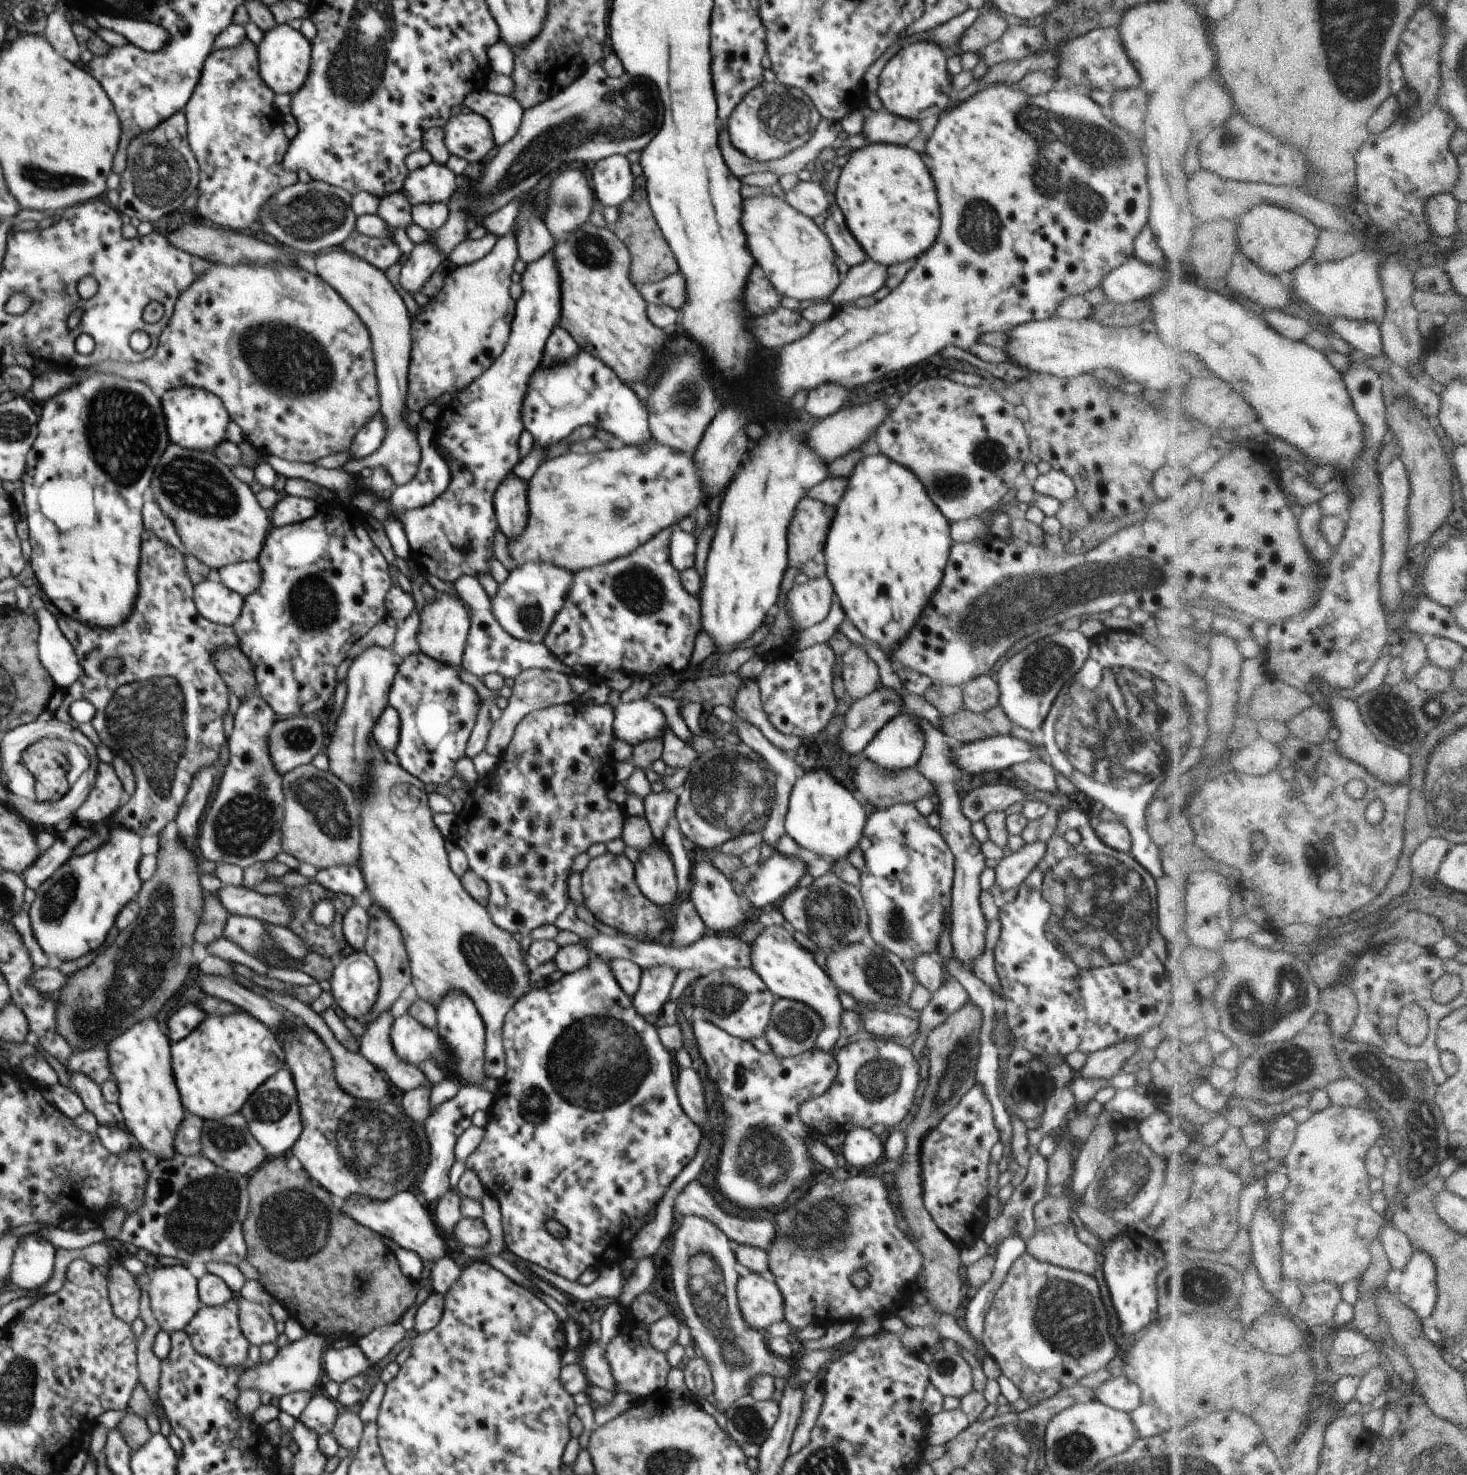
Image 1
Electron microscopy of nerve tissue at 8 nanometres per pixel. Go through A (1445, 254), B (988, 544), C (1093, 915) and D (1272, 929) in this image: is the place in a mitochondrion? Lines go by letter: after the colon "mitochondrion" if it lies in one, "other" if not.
A: other
B: other
C: mitochondrion
D: other

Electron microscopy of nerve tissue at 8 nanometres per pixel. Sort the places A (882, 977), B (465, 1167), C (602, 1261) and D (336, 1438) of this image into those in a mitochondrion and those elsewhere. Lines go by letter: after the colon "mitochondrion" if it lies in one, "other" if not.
A: mitochondrion
B: other
C: other
D: other

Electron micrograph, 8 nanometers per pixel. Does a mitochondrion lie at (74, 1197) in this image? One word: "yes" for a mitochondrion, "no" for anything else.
no

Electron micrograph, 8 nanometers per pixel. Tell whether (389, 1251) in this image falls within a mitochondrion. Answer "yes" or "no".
no

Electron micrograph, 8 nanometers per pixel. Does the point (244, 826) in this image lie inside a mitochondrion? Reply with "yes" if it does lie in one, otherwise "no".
yes

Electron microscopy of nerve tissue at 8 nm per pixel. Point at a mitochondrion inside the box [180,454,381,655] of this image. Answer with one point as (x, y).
(312, 611)

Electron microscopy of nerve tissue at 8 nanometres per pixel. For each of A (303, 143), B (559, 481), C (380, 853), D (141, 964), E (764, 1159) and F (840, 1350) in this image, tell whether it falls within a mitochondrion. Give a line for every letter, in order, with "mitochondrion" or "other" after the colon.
A: other
B: other
C: other
D: mitochondrion
E: mitochondrion
F: other

